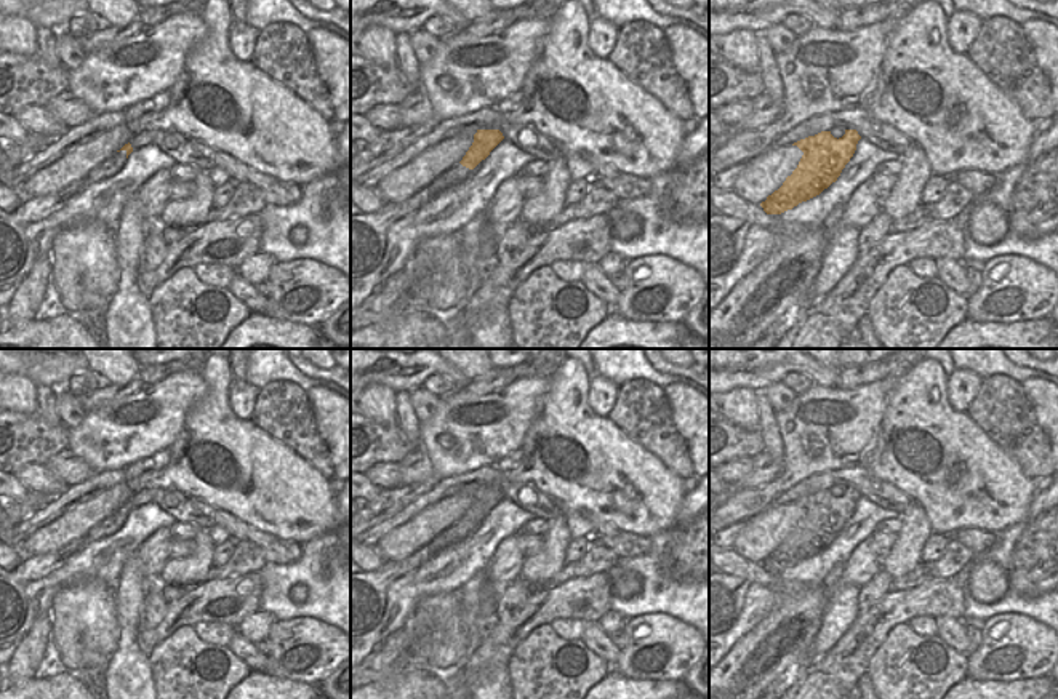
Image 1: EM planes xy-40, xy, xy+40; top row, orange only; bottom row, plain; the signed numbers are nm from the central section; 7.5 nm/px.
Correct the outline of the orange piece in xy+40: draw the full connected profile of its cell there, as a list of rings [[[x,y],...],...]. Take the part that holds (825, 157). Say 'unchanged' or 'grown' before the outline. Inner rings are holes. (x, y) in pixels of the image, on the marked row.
unchanged | [[[845,130],[845,134],[839,139],[831,131],[821,131],[794,142],[792,146],[797,146],[804,155],[783,186],[760,203],[763,211],[767,214],[781,214],[820,195],[837,181],[853,157],[860,139],[856,130]]]

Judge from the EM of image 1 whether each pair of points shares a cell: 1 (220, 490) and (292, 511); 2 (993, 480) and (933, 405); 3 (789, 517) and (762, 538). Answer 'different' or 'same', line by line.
1: same
2: same
3: same

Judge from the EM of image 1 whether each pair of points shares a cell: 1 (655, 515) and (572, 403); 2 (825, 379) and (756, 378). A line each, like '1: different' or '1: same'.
1: same
2: same

